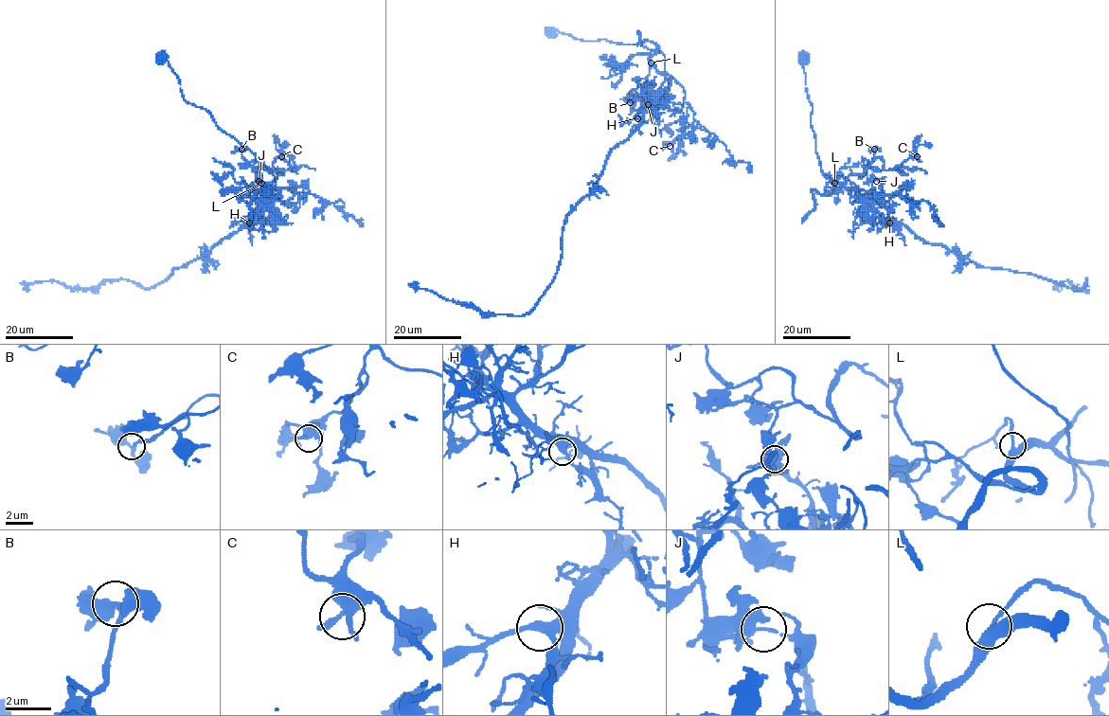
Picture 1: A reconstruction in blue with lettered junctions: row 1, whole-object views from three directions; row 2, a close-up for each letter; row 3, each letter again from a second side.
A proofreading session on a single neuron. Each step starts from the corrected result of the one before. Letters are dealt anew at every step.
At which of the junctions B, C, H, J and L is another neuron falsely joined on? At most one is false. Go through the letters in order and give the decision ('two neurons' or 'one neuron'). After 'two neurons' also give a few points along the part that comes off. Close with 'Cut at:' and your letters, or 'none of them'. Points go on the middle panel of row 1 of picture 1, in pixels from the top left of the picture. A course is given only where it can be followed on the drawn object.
B: one neuron
C: one neuron
H: one neuron
J: two neurons | (648, 104), (658, 105), (610, 152), (597, 187), (567, 215), (552, 283), (532, 309), (487, 314), (409, 284)
L: one neuron
Cut at: J

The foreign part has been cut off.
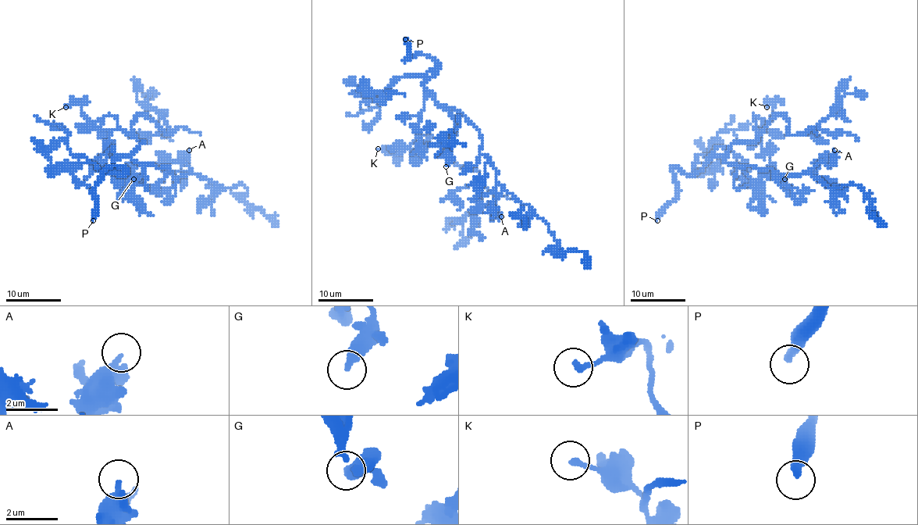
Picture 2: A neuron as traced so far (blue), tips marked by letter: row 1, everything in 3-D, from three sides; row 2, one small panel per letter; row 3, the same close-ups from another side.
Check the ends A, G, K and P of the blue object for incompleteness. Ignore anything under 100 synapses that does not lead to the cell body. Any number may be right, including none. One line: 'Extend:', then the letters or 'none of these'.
Extend: P

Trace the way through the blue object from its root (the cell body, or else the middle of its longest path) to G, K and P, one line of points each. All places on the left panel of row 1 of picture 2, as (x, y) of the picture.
G: (151, 165), (136, 163), (141, 168), (143, 173), (134, 183), (136, 174), (139, 177), (133, 179)
K: (151, 165), (132, 158), (143, 141), (122, 131), (115, 118), (92, 122), (80, 102), (65, 107)
P: (151, 165), (121, 156), (111, 168), (123, 174), (119, 166), (107, 169), (94, 187), (93, 220)

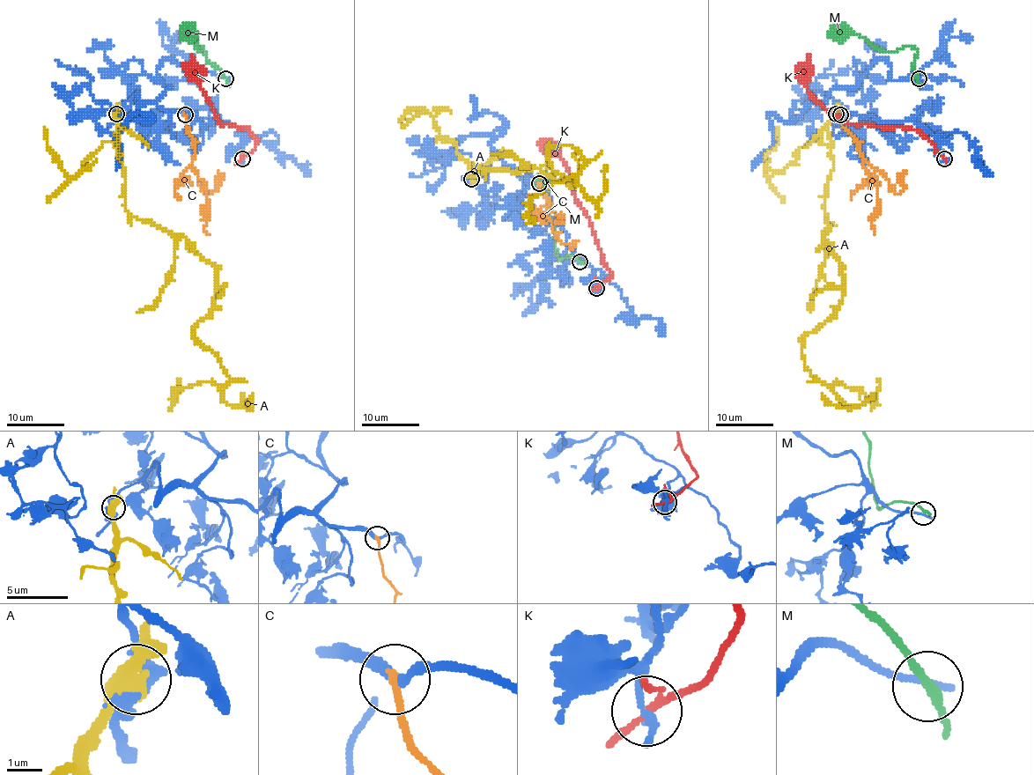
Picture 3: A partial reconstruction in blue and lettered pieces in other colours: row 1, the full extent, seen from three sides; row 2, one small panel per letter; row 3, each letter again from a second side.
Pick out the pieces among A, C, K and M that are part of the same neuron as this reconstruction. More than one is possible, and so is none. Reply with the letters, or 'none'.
C

